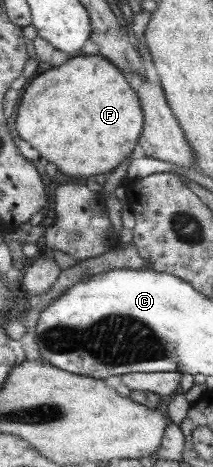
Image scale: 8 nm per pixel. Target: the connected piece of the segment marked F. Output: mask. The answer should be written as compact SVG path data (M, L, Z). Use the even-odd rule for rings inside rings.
M102 54L76 55L67 62L29 82L30 87L25 89L24 99L17 110L16 129L28 143L32 143L34 149L42 153L42 157L56 163L62 173L87 178L109 174L130 155L142 131L142 111L138 97L124 81L124 74Z

